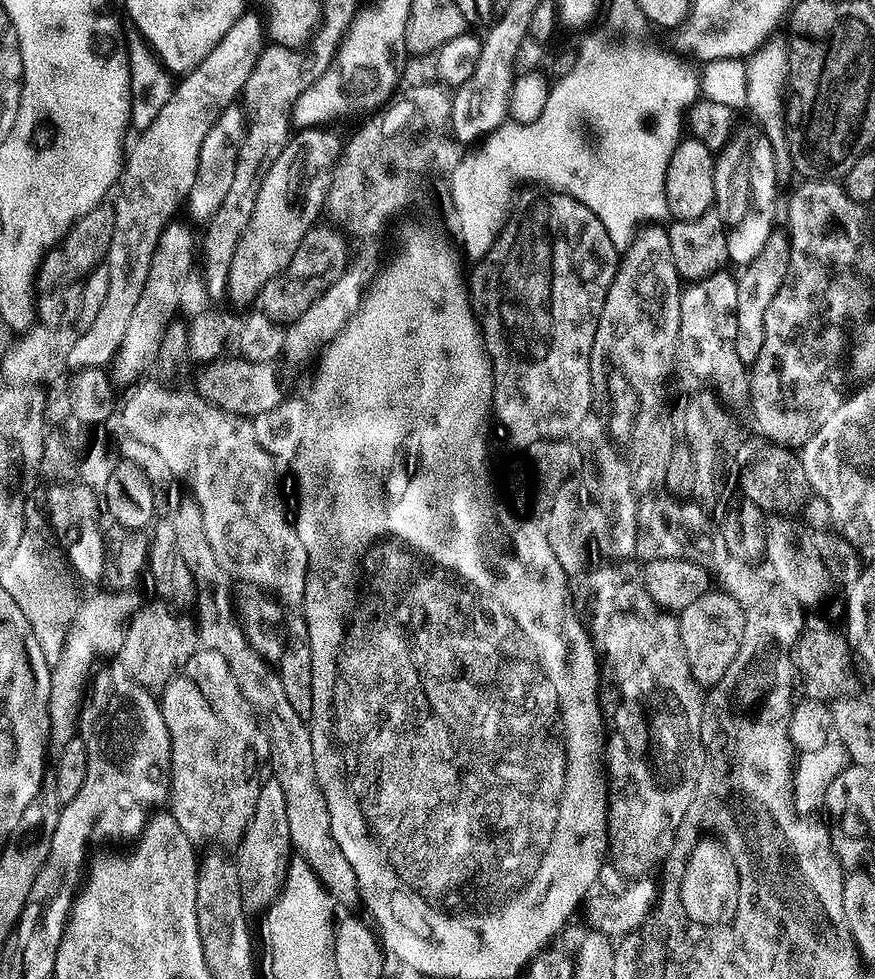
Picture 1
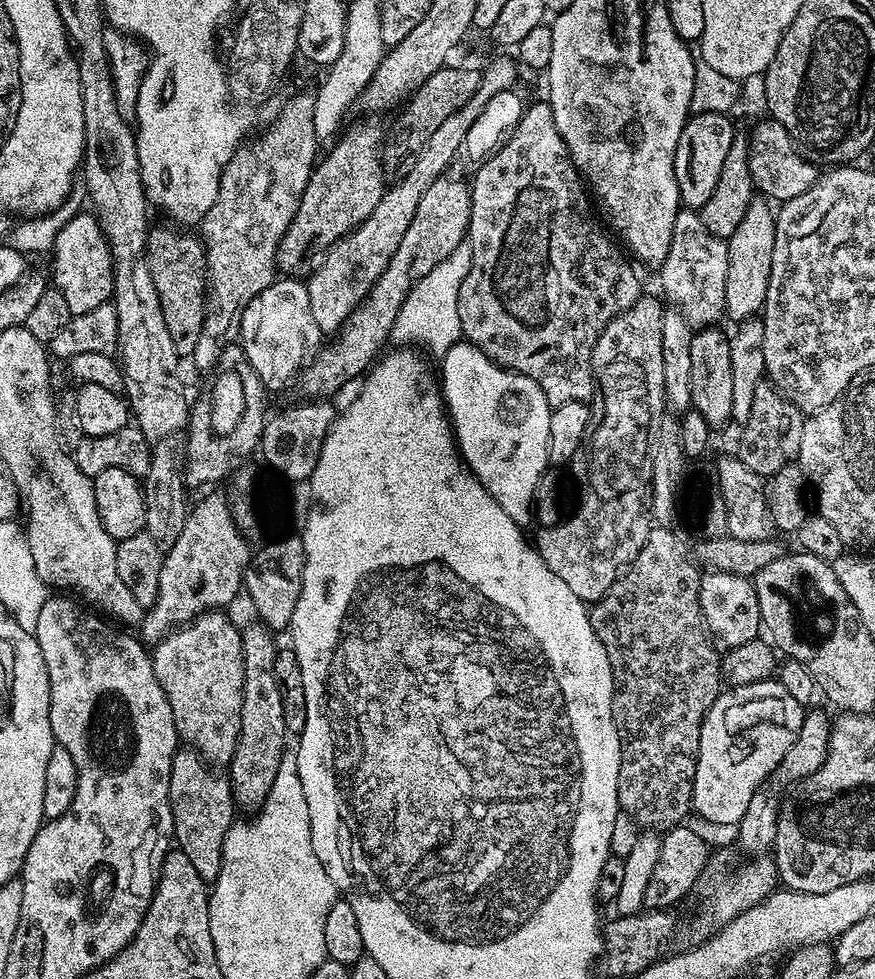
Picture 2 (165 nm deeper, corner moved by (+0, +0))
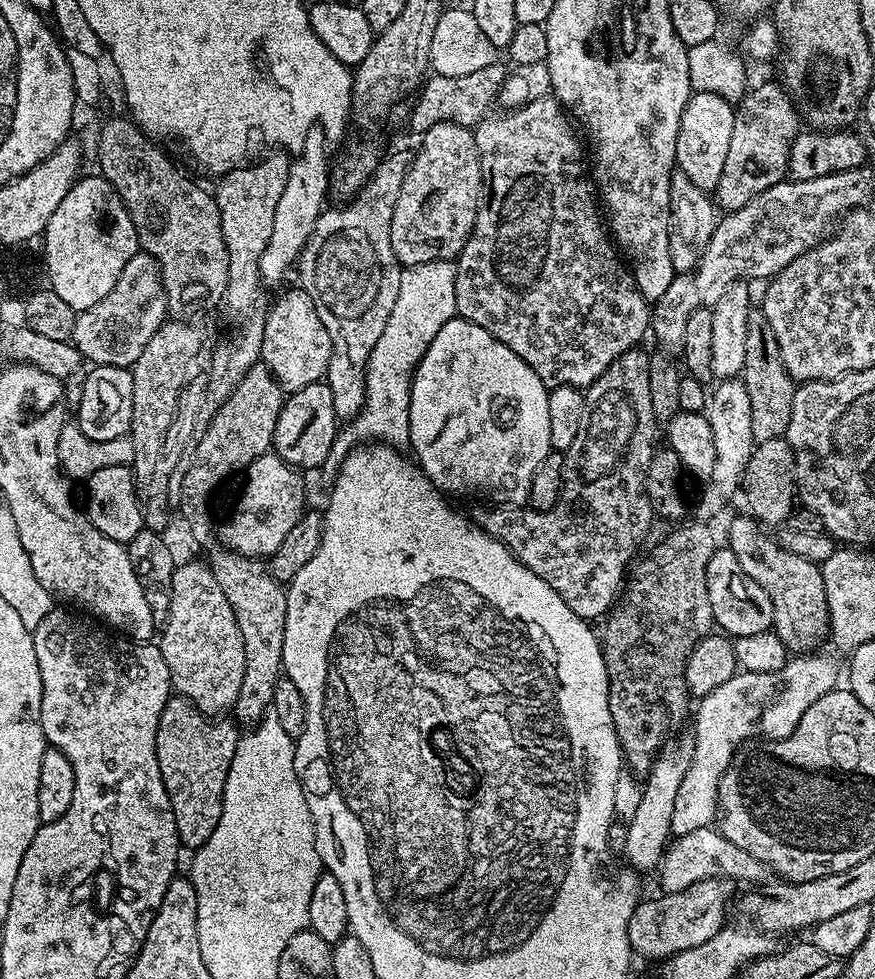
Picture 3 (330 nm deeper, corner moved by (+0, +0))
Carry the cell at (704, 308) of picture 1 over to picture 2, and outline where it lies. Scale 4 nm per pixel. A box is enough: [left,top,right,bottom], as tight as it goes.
[659,210,728,330]

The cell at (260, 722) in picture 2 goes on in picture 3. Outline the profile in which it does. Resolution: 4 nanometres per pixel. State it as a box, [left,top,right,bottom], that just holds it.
[178,362,288,726]

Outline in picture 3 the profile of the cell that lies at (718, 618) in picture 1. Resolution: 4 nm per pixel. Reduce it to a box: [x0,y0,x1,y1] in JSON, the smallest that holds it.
[706,546,772,638]

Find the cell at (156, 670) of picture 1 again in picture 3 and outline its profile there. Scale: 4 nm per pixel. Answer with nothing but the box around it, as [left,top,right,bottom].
[219,450,306,558]

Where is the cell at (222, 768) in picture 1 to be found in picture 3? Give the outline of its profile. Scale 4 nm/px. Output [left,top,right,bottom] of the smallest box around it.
[158,560,246,718]

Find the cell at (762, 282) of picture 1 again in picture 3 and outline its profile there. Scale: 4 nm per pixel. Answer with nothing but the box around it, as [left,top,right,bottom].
[695,378,757,522]

